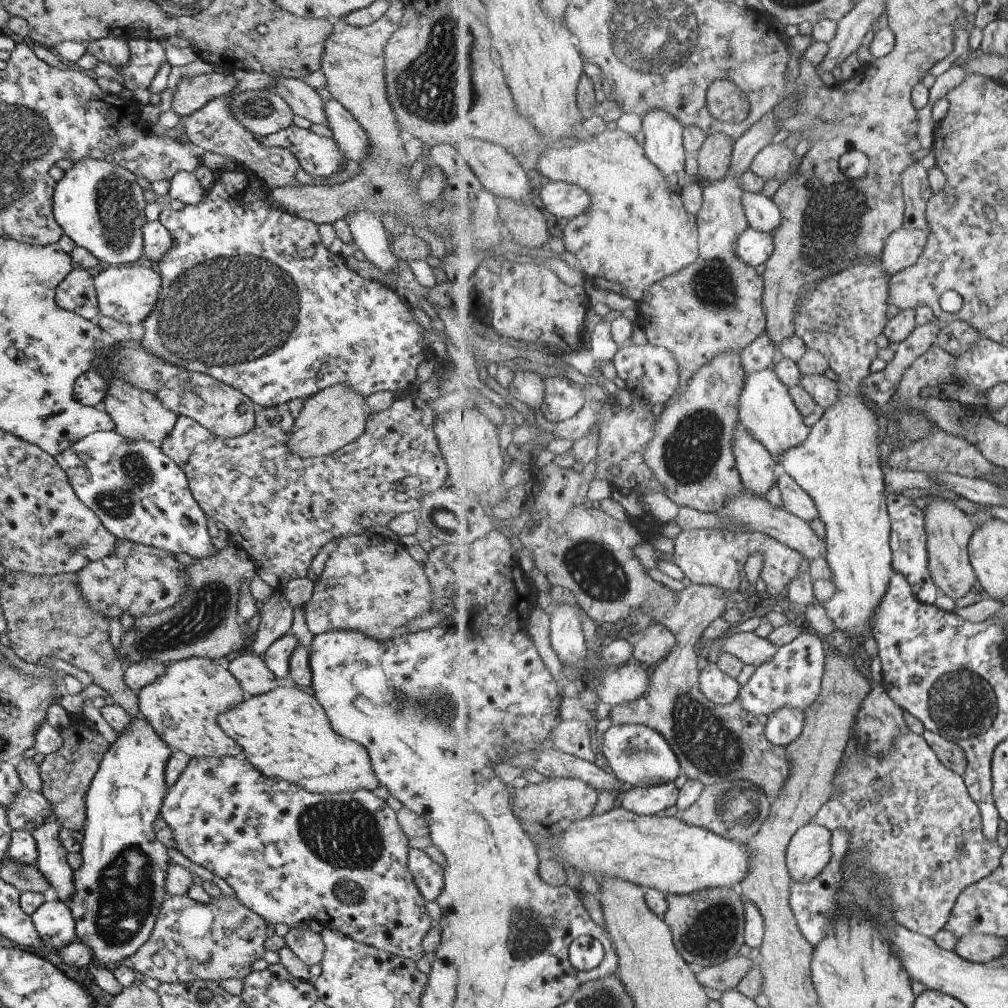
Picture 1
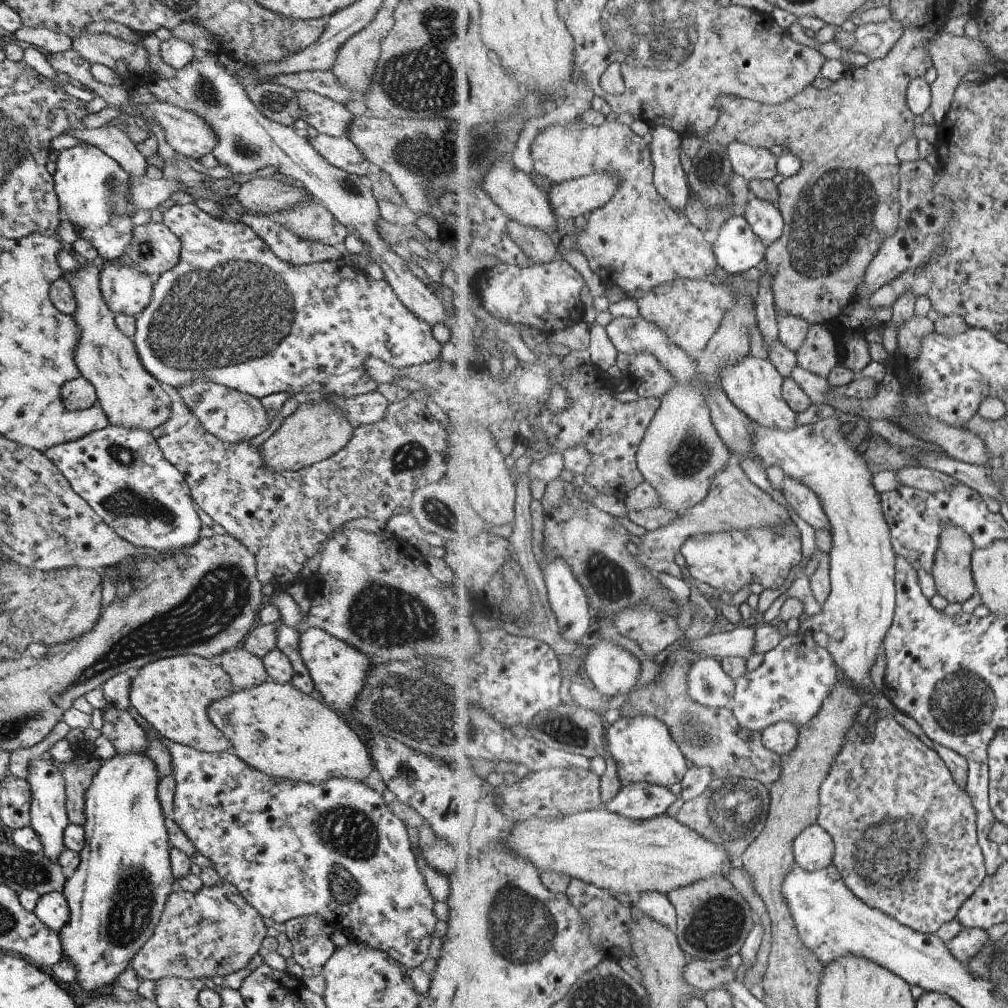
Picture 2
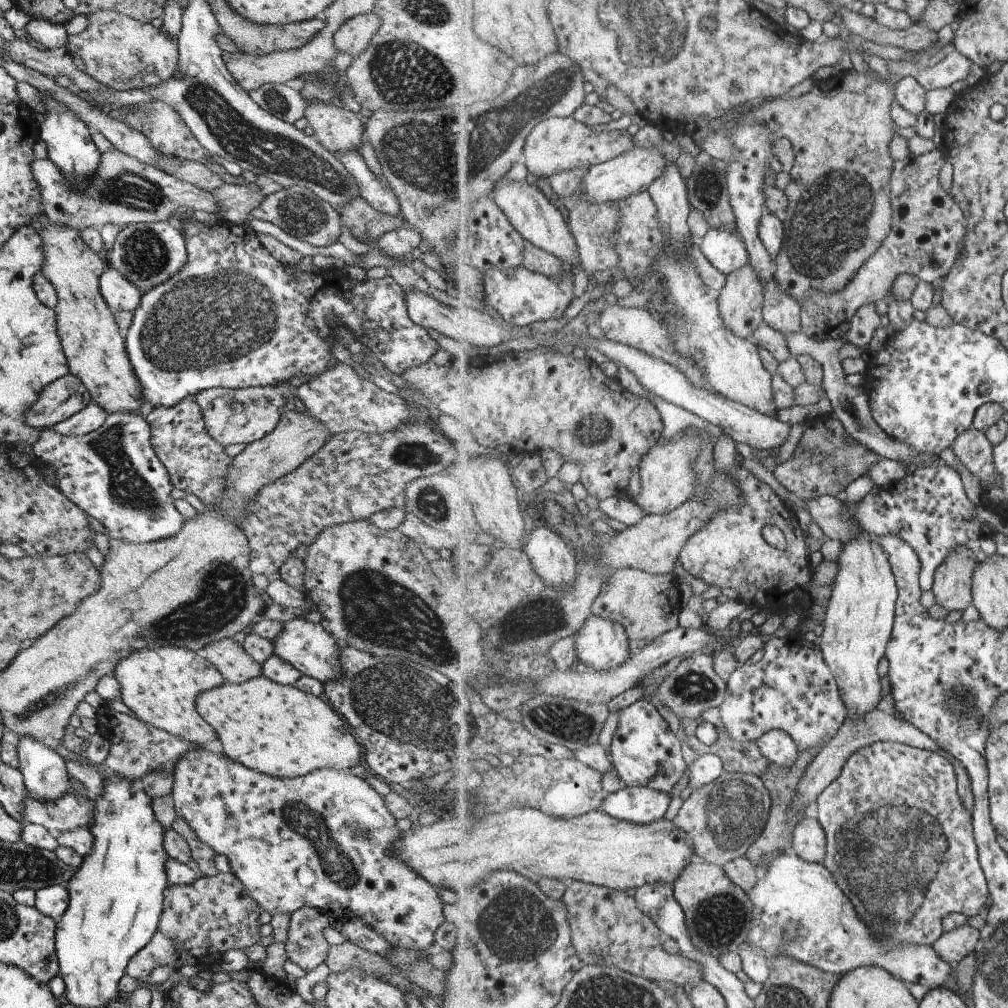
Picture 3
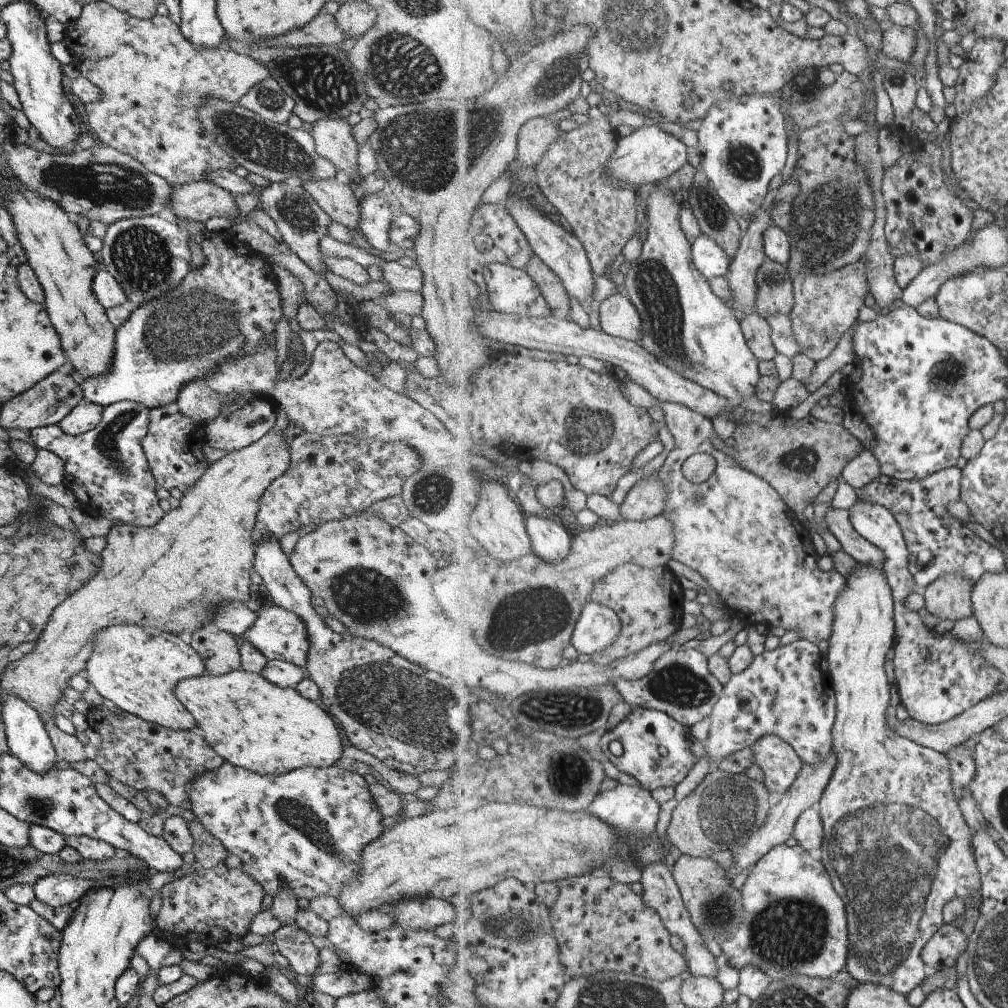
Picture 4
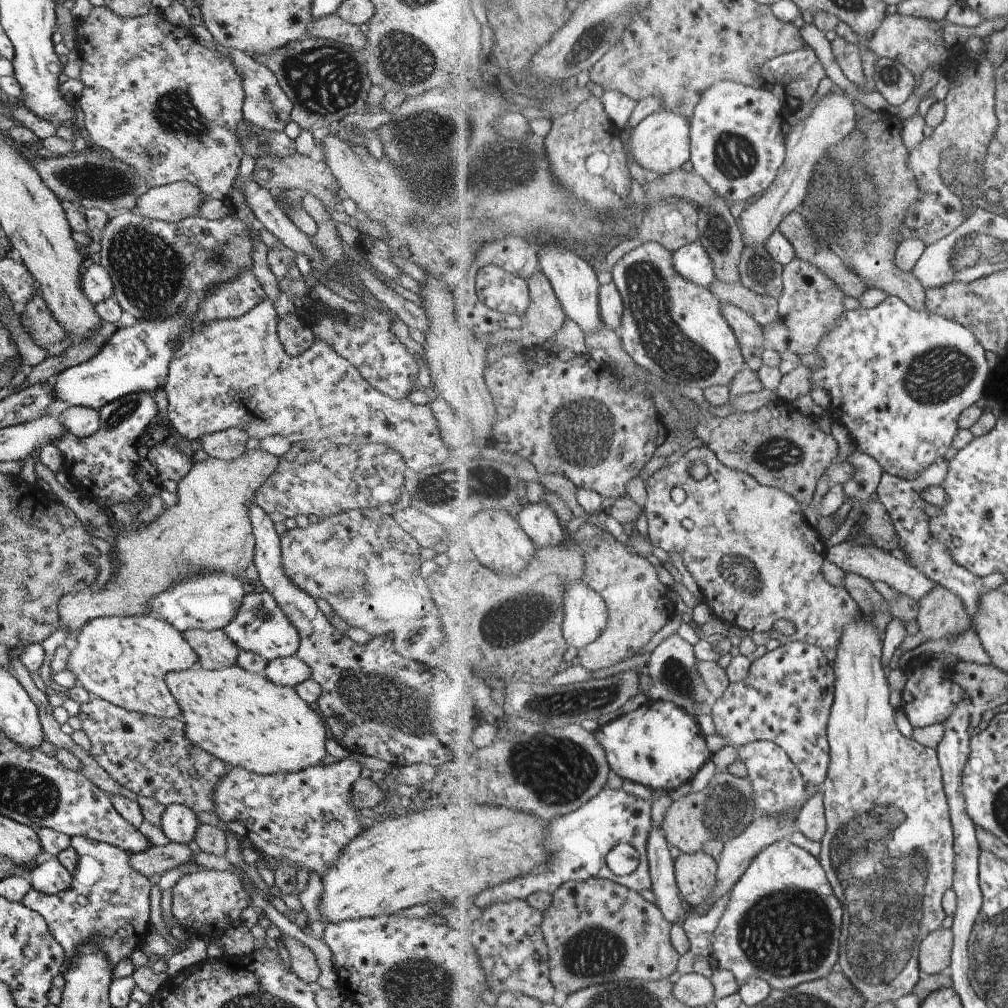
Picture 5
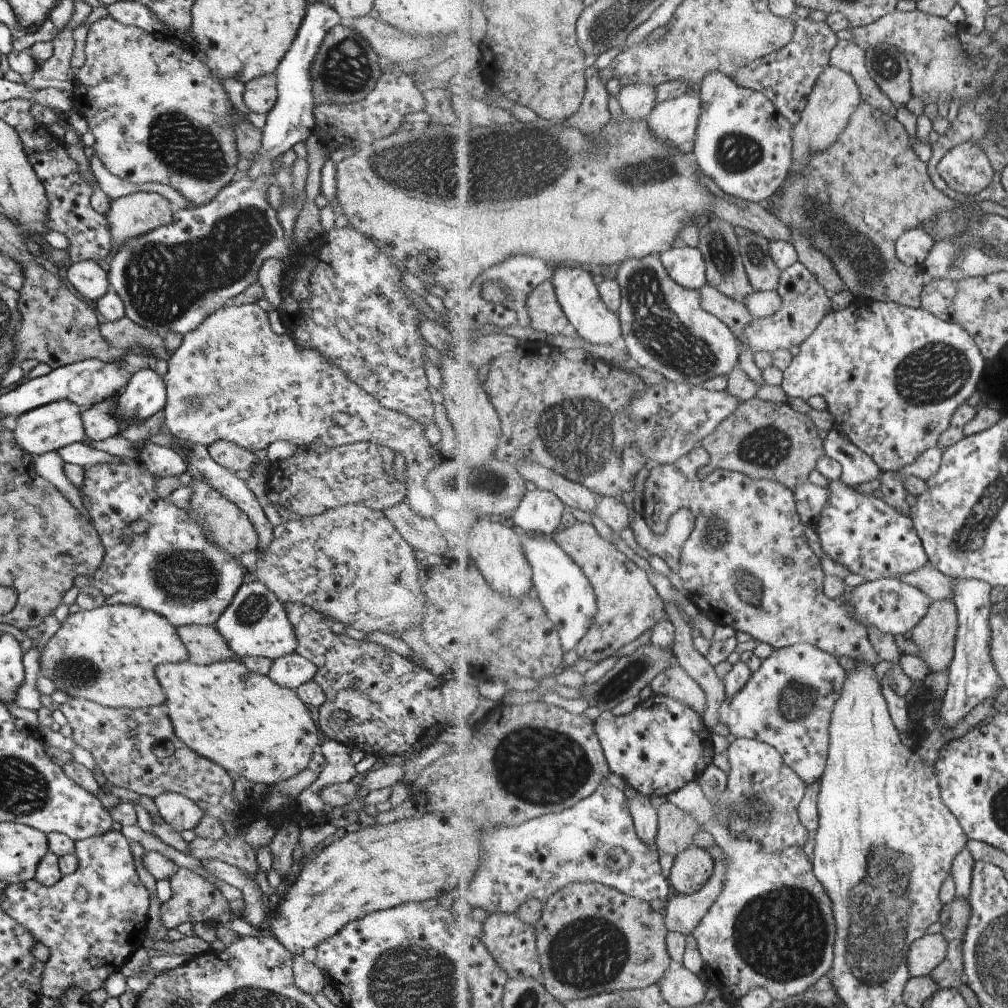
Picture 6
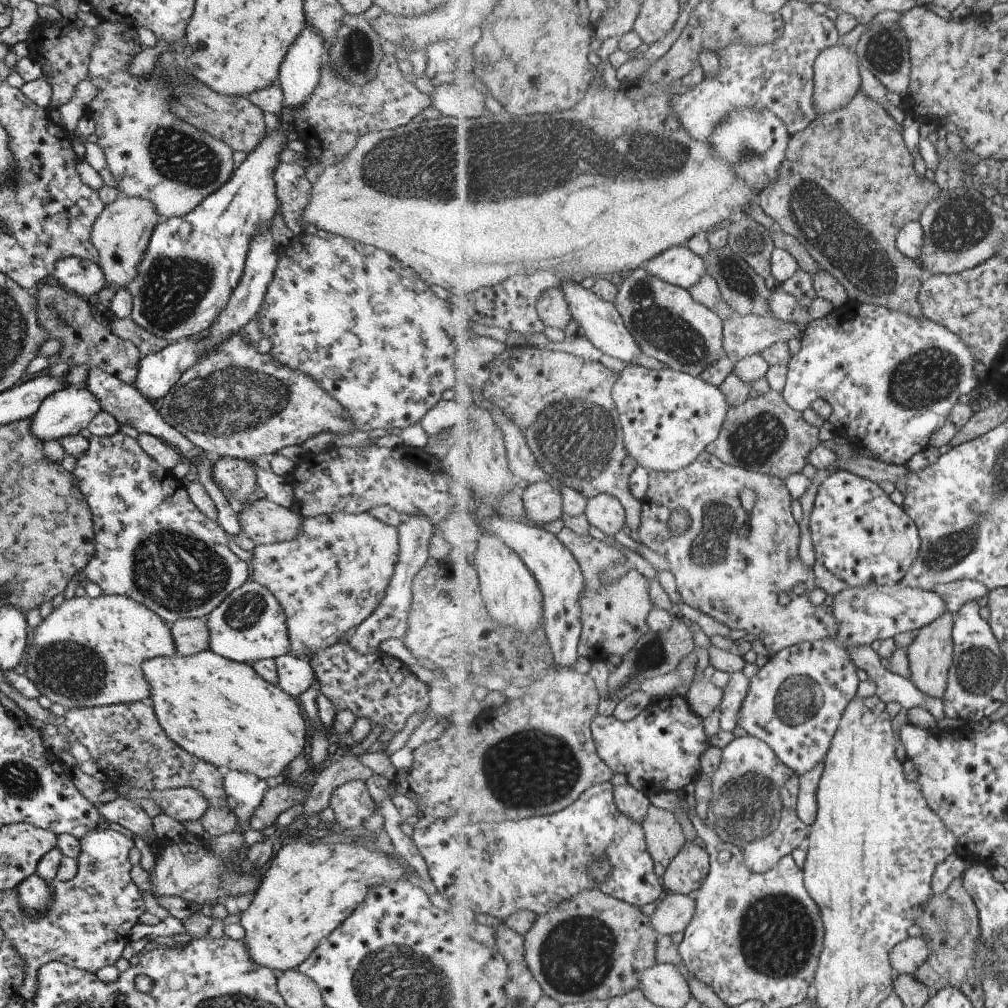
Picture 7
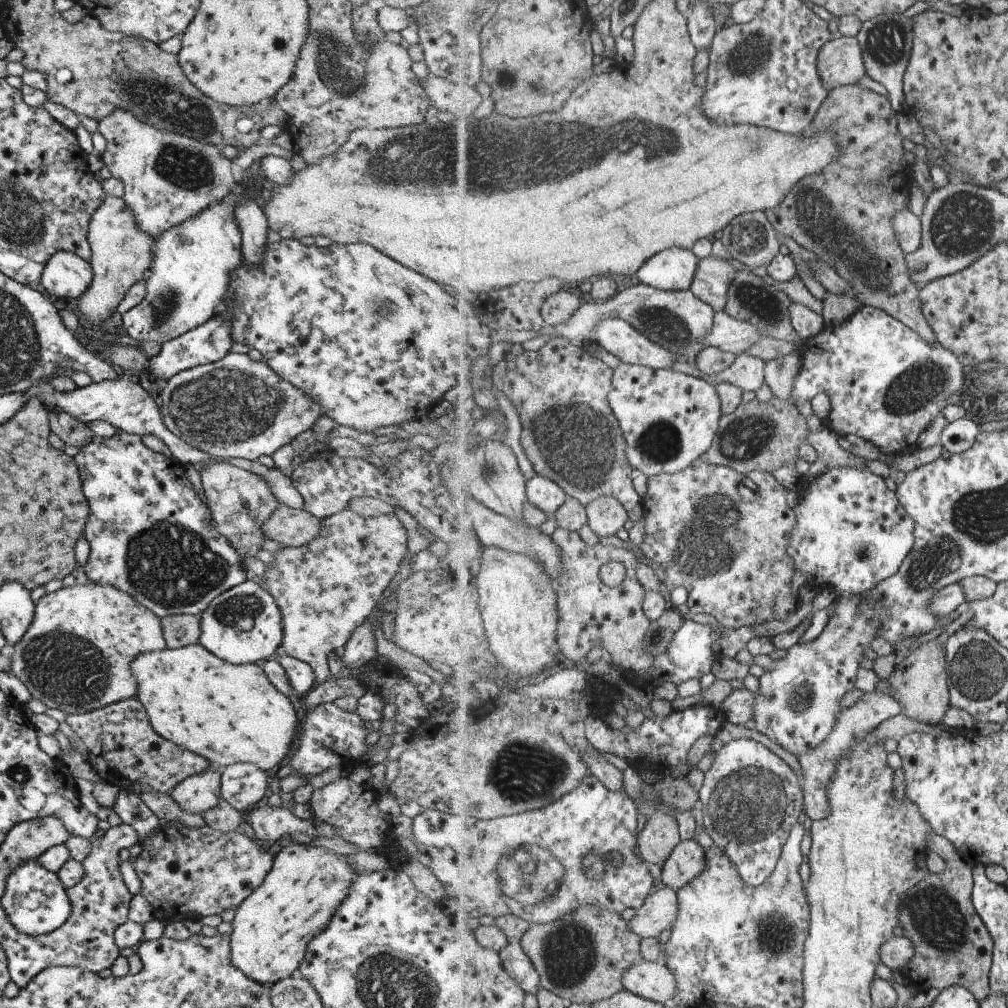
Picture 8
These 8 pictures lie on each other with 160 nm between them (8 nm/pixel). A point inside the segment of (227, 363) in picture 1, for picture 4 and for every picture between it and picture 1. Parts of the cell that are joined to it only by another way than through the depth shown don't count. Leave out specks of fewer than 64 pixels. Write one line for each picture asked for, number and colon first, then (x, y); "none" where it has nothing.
2: (230, 312)
3: (232, 316)
4: (227, 306)

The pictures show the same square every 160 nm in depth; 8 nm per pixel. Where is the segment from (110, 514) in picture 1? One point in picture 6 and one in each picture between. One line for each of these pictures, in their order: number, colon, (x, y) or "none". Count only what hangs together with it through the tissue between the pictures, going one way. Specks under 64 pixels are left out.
2: (120, 473)
3: (112, 474)
4: (106, 467)
5: (104, 461)
6: (143, 395)

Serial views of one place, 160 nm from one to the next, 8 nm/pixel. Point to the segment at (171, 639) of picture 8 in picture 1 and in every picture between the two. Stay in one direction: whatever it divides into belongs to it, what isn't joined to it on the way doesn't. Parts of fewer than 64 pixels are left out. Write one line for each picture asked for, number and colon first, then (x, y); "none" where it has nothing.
1: (254, 678)
2: (245, 670)
3: (235, 666)
4: (217, 649)
5: (214, 650)
6: (204, 644)
7: (190, 636)

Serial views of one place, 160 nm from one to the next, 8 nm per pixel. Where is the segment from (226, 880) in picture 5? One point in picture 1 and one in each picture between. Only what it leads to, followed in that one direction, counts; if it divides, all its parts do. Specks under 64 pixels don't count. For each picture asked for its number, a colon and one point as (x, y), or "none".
1: (221, 939)
2: (213, 932)
3: (210, 915)
4: (219, 904)

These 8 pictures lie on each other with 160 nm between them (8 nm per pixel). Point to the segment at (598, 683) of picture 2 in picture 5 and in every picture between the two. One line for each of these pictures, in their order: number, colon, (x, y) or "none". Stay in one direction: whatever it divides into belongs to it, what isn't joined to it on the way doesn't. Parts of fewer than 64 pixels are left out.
3: (602, 644)
4: (599, 627)
5: (586, 614)

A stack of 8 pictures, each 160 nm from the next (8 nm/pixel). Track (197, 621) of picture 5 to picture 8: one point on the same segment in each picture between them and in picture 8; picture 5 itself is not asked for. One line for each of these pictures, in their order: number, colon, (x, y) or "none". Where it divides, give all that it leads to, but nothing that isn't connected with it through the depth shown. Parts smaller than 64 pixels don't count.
6: (172, 570)
7: (151, 544)
8: (149, 535)

